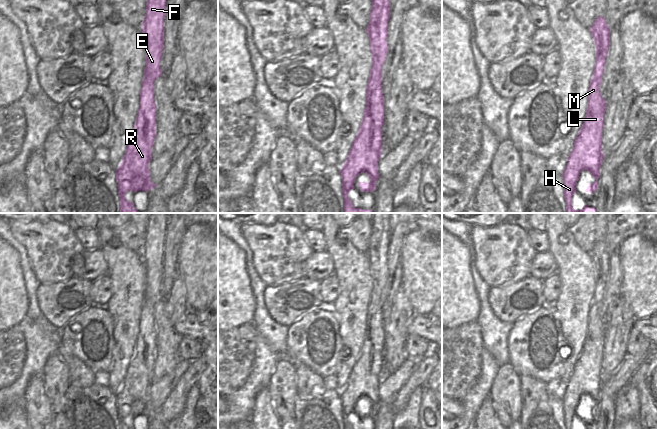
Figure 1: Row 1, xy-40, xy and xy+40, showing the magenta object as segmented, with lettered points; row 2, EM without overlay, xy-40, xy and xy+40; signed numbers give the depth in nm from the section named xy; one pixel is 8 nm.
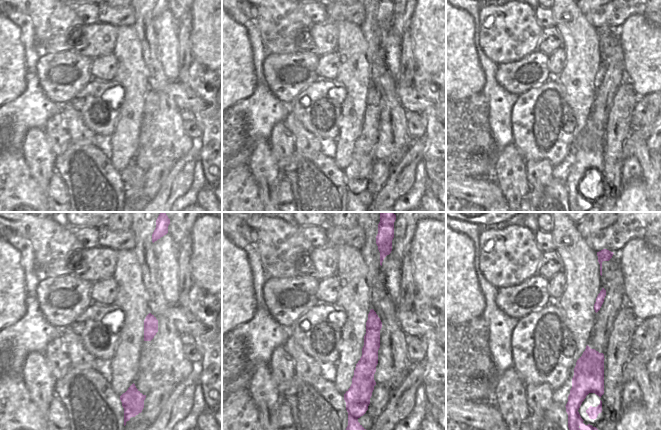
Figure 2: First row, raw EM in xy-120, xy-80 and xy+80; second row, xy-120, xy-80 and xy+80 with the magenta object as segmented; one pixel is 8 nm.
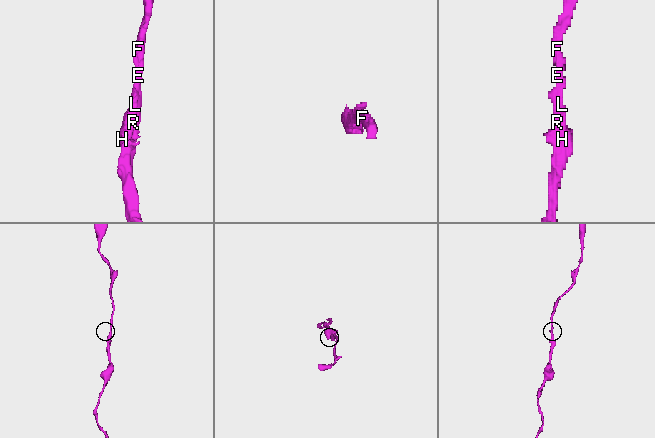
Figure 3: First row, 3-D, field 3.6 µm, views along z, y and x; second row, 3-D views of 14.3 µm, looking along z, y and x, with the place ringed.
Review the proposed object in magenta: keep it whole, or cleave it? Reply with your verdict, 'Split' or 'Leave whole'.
Leave whole.

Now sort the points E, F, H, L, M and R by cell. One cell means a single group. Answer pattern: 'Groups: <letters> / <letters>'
Groups: E F H L M R.

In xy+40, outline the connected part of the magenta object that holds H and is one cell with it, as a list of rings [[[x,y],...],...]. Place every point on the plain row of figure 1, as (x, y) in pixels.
[[[599,240],[590,252],[596,269],[596,289],[588,313],[588,331],[584,347],[574,365],[574,371],[568,381],[568,387],[562,399],[564,403],[564,423],[566,429],[572,429],[576,416],[576,407],[580,397],[587,394],[595,403],[586,416],[594,417],[598,413],[600,391],[604,383],[602,375],[602,353],[606,325],[600,317],[604,289],[610,271],[610,253],[603,240]]]

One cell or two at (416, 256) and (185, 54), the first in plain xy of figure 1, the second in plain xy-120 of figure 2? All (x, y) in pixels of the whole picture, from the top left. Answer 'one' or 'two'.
two

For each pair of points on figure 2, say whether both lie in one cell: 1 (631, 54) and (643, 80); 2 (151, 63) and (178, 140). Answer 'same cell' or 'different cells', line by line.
1: same cell
2: same cell

